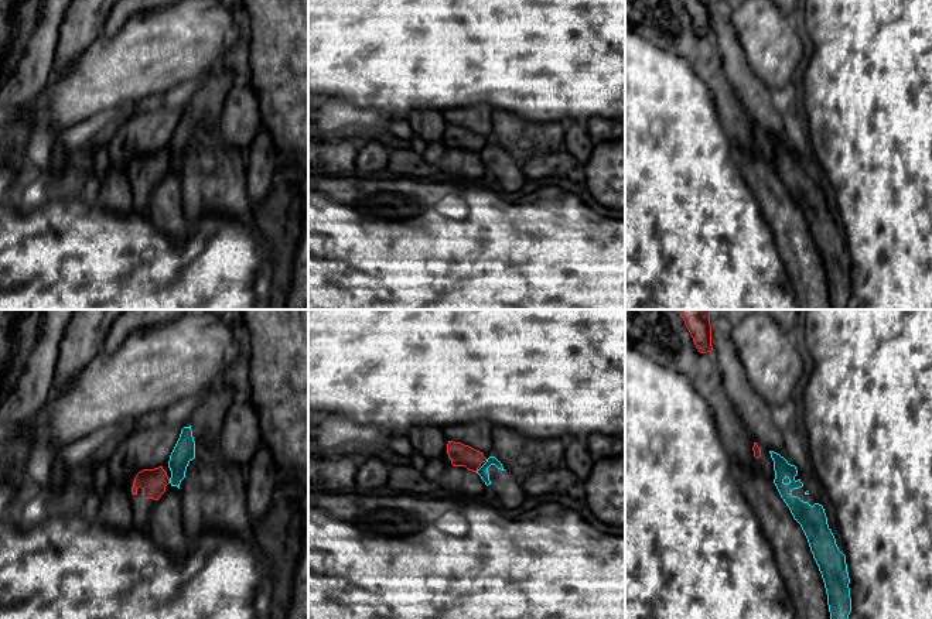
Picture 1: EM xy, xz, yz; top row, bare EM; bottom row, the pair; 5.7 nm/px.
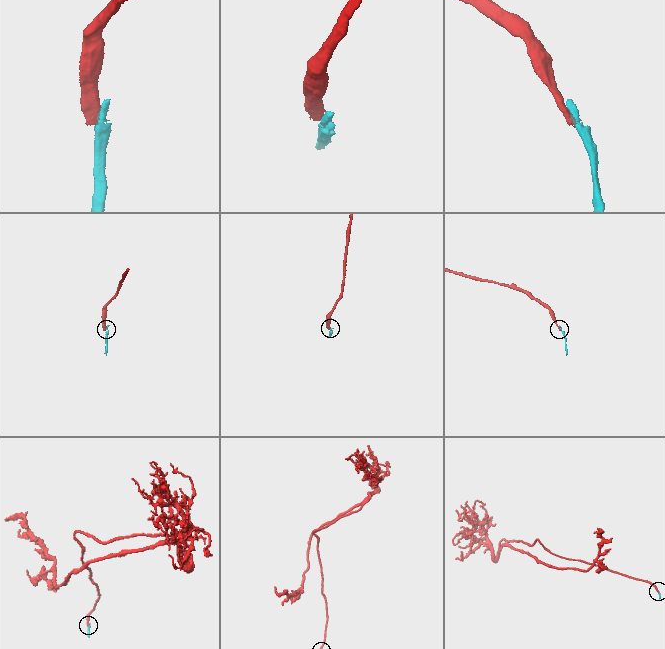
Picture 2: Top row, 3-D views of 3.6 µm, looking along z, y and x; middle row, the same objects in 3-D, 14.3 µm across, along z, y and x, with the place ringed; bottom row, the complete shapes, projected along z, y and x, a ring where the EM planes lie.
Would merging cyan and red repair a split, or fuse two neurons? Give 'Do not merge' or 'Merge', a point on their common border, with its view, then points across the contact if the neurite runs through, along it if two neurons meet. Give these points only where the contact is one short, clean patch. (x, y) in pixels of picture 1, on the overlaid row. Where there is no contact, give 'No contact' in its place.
Do not merge. Touches cyan at xy (170, 481). Boundary: xy (169, 479), (170, 482)

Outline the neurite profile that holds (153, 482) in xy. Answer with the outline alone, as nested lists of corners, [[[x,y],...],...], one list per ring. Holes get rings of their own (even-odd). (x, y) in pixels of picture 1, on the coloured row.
[[[168,462],[154,469],[143,469],[126,488],[134,512],[133,527],[148,534],[148,520],[157,500],[171,488]]]

